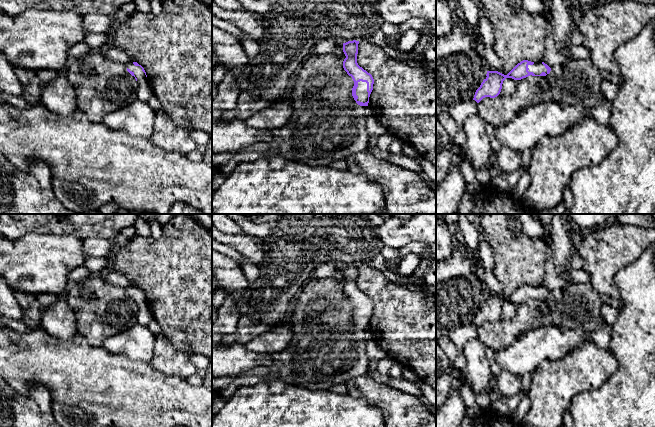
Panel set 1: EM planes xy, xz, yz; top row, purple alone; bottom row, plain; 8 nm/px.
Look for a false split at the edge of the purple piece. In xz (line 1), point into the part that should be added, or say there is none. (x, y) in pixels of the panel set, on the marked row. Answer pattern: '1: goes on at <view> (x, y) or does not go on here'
1: goes on at xz (361, 91)

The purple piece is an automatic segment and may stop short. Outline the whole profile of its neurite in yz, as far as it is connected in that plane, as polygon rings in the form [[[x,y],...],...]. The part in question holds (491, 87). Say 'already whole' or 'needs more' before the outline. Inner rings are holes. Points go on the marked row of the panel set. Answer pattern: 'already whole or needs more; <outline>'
needs more; [[[528,60],[518,63],[507,75],[498,71],[487,71],[487,77],[476,90],[473,100],[479,103],[485,97],[497,97],[501,92],[503,81],[506,78],[521,80],[530,75],[546,76],[550,71],[551,68],[544,62],[534,63]]]

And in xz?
needs more; [[[353,40],[343,43],[343,52],[346,58],[343,68],[354,81],[352,96],[360,106],[368,106],[369,97],[373,90],[374,79],[370,73],[357,63],[359,41]]]

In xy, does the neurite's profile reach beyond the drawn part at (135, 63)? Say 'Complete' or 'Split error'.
Split error

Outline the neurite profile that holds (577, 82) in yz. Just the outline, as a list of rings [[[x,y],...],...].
[[[590,58],[568,59],[564,66],[551,67],[546,76],[528,76],[517,80],[516,91],[507,96],[498,95],[495,98],[485,97],[478,103],[478,115],[495,128],[509,123],[520,109],[543,102],[545,100],[564,103],[567,105],[583,105],[589,112],[598,103],[606,100],[601,83],[603,78]]]

